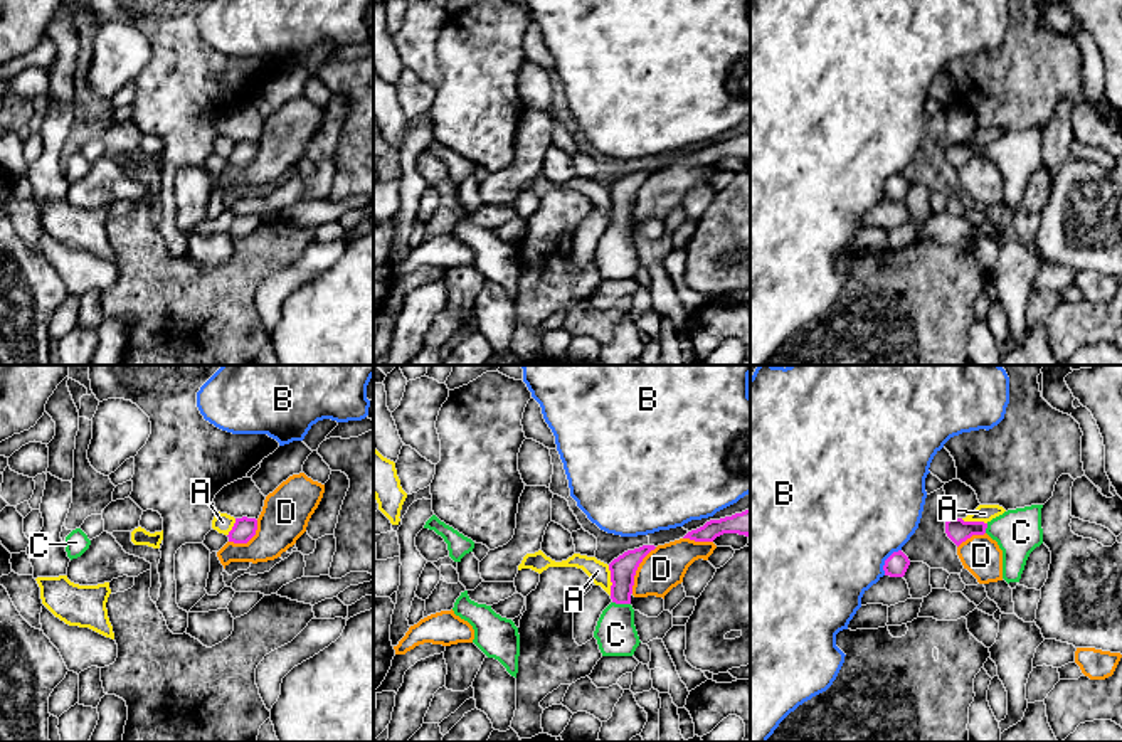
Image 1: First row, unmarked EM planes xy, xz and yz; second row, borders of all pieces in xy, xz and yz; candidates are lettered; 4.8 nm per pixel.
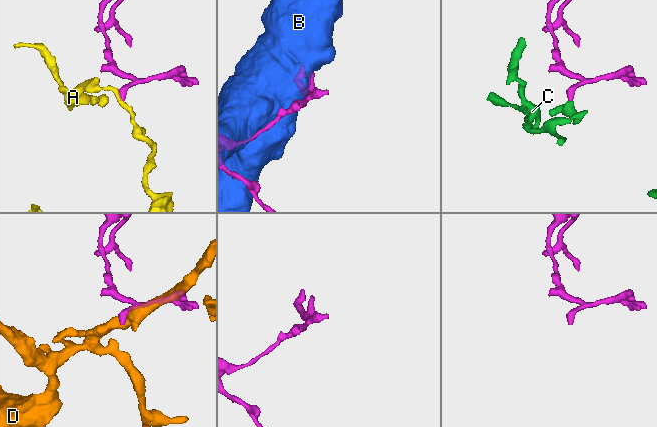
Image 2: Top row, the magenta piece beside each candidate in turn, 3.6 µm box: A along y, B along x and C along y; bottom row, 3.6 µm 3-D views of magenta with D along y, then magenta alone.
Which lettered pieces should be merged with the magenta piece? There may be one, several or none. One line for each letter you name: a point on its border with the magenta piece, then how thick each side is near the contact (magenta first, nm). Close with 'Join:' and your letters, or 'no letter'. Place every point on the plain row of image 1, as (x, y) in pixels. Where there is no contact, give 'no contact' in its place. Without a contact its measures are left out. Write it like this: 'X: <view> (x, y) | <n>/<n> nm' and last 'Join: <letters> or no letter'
C: xz (621, 226) | 130/200 nm
Join: C

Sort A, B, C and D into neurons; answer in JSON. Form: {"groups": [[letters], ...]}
{"groups": [["A"], ["B"], ["C"], ["D"]]}

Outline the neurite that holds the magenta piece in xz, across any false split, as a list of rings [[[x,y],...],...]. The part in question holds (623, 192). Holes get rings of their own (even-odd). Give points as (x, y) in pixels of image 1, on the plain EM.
[[[643,168],[609,187],[612,225],[602,234],[594,254],[602,279],[632,279],[641,266],[634,249],[631,217],[639,187],[654,172],[654,168]]]

